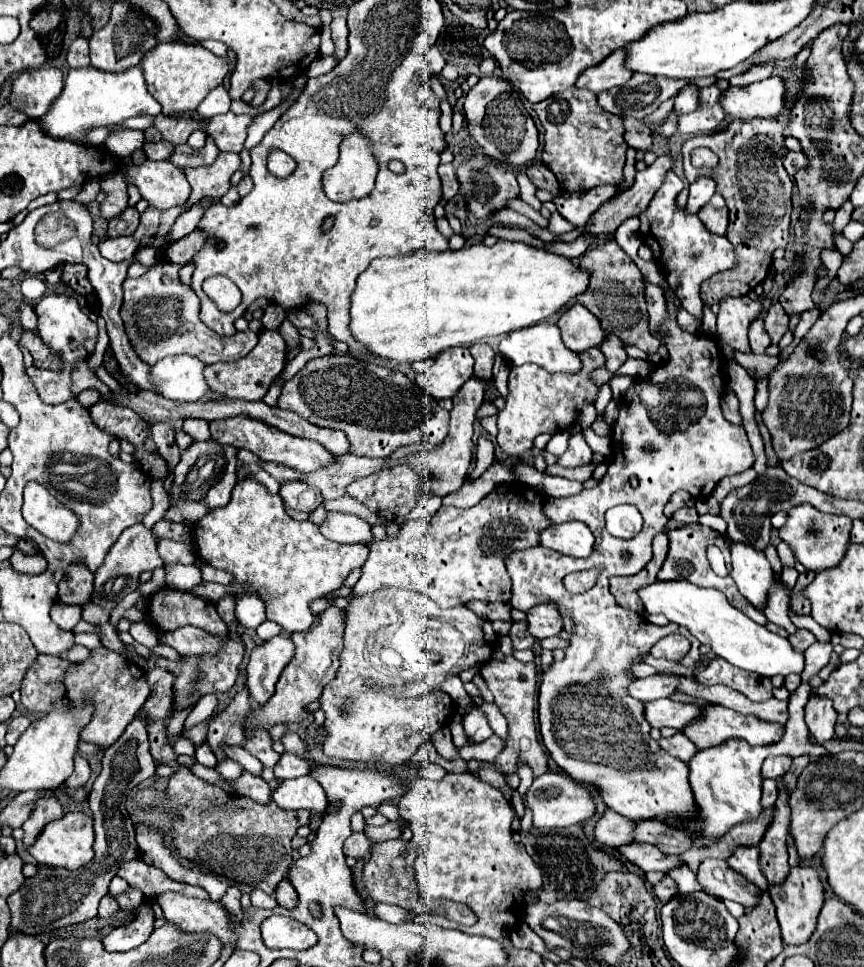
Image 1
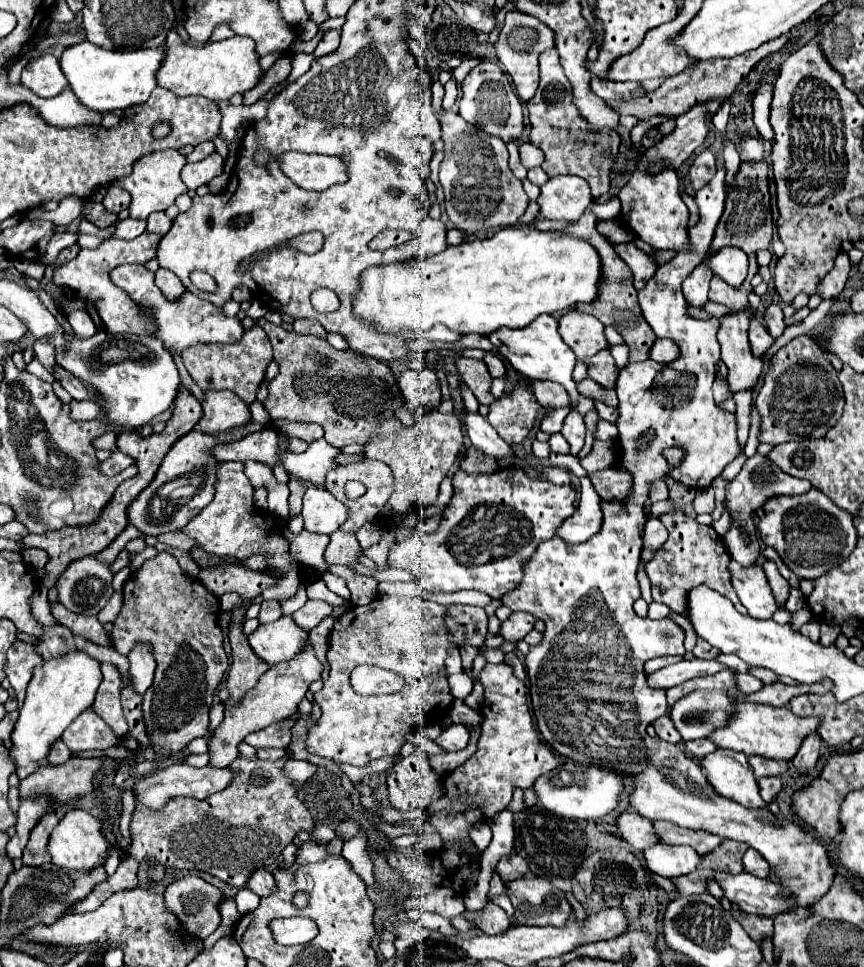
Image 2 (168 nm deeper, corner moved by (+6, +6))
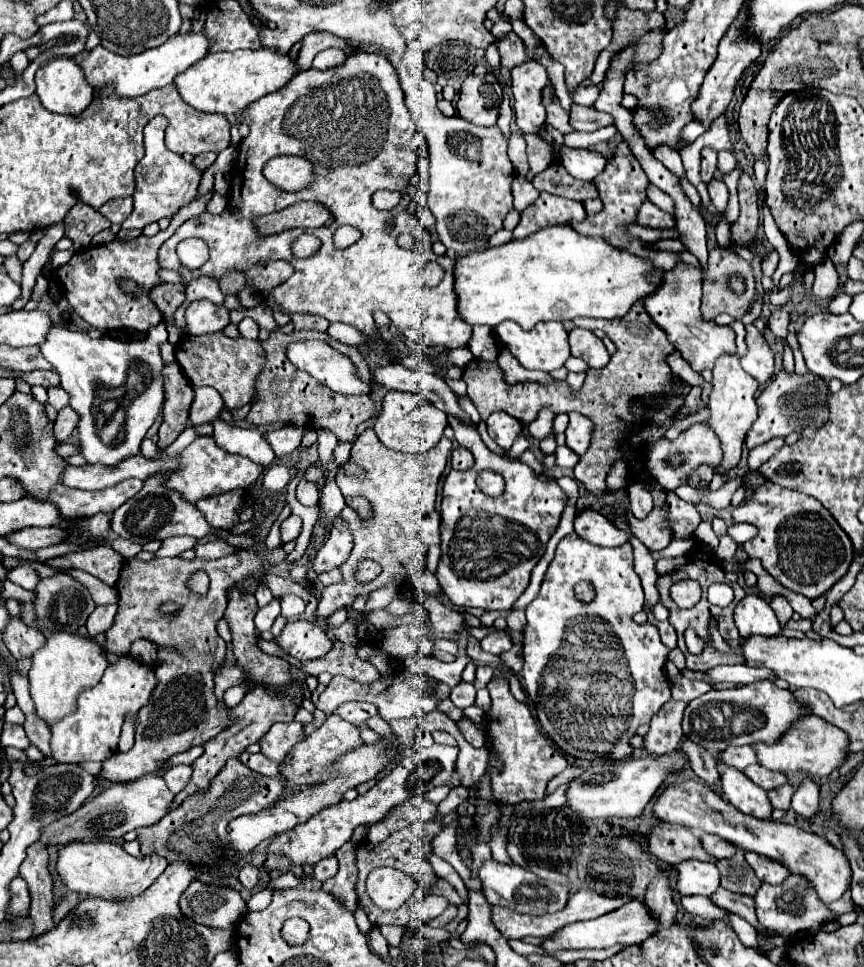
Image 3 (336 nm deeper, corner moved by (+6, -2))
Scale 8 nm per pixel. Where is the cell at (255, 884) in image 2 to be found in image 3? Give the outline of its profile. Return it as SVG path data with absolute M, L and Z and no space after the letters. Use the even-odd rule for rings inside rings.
M253 864L243 866L241 872L239 872L239 882L241 882L243 888L247 888L247 890L257 888L257 882L259 882L259 868L255 868Z

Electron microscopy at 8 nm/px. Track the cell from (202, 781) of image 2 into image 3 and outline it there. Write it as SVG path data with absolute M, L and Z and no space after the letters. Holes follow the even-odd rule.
M151 774L147 778L139 778L127 784L113 784L111 788L103 790L99 796L95 796L91 802L85 802L79 812L73 812L57 824L51 824L41 832L41 842L45 846L49 844L69 844L75 840L95 840L95 838L121 838L125 832L157 824L163 816L169 814L173 804L173 792L167 788L161 774Z

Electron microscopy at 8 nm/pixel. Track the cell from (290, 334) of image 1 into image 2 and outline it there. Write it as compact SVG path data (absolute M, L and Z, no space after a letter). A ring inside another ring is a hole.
M265 318L257 324L267 332L275 352L275 362L279 364L279 374L269 384L269 394L263 402L273 422L315 422L325 430L329 444L343 448L347 444L369 442L377 424L381 420L395 418L395 410L403 406L397 380L387 364L353 350L335 350L325 338L287 332L281 326L265 322ZM311 350L325 354L329 358L329 366L317 364L309 358Z

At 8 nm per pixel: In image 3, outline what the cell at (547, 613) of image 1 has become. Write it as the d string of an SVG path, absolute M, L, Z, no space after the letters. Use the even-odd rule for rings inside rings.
M493 630L481 640L481 648L491 654L507 652L511 646L513 646L513 640L511 640L509 632L505 632L505 630Z

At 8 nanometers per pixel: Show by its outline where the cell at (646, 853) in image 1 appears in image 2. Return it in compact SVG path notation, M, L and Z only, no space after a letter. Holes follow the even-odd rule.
M655 844L653 848L647 848L643 854L649 864L649 870L663 878L679 878L691 874L699 868L703 860L703 856L693 852L693 848L689 846Z

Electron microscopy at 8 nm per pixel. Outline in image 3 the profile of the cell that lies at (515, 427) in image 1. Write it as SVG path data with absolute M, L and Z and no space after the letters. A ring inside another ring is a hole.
M493 412L487 418L487 432L503 450L511 448L511 444L517 440L521 430L523 430L521 422L505 412Z

